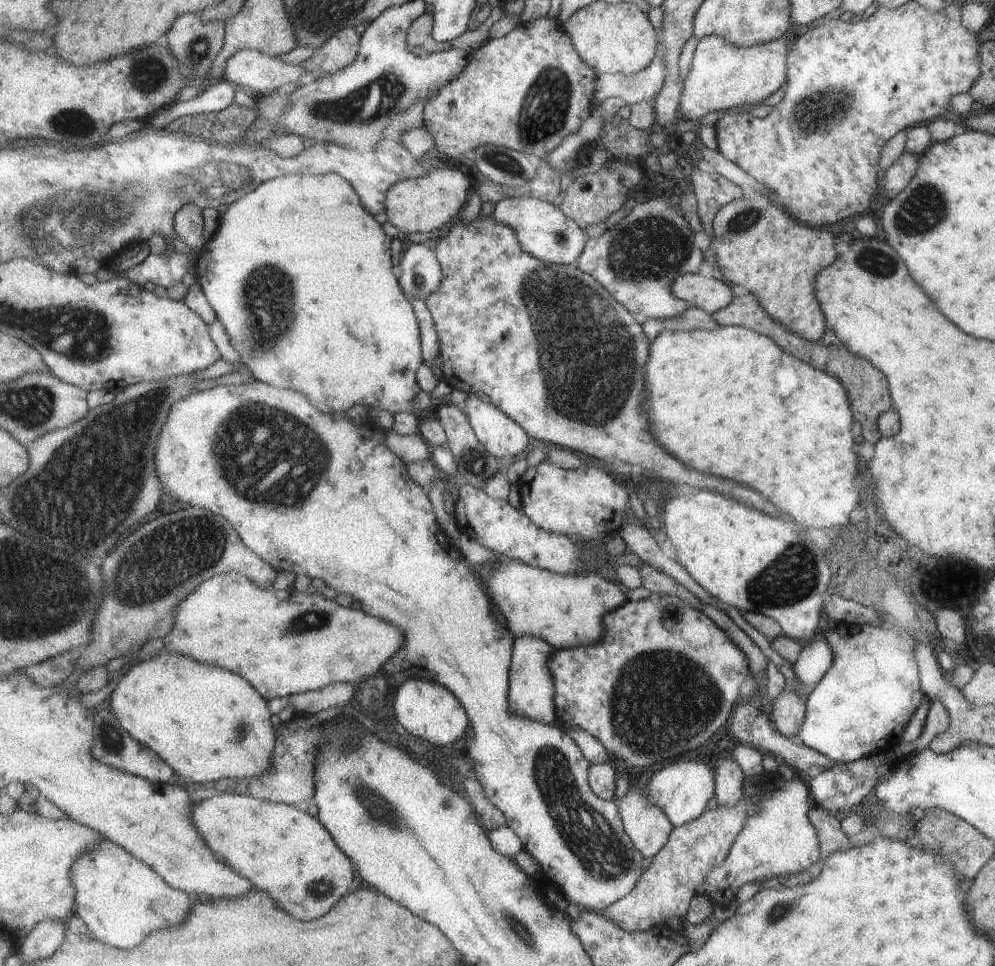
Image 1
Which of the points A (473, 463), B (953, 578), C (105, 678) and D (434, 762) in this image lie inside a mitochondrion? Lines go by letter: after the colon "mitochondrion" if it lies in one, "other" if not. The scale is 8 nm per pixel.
A: mitochondrion
B: other
C: other
D: other

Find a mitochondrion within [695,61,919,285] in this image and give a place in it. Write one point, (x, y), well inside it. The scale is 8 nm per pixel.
(803, 121)

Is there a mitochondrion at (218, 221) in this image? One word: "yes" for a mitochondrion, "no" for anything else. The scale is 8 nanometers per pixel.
no

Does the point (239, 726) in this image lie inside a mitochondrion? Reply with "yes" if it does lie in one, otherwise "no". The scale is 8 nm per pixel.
yes

